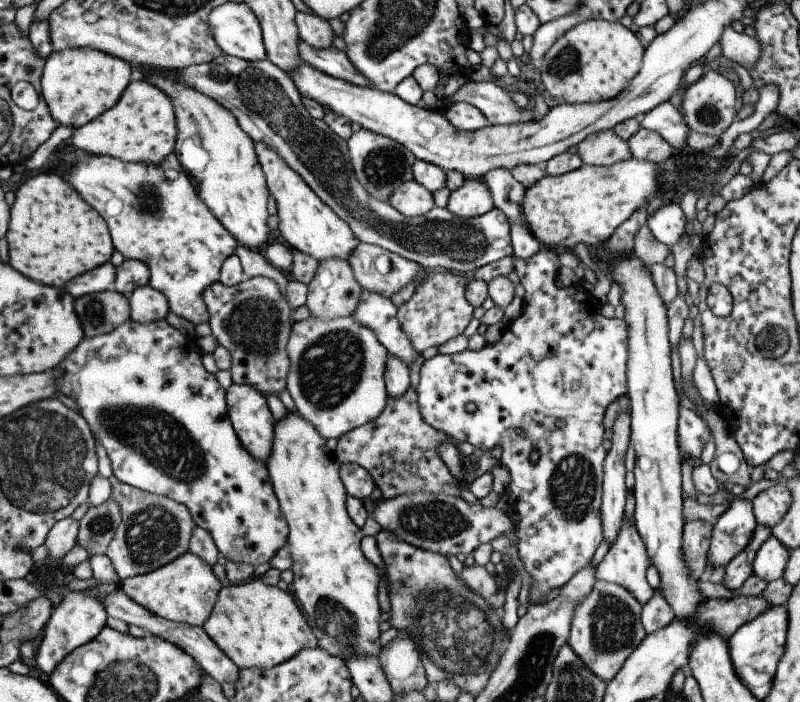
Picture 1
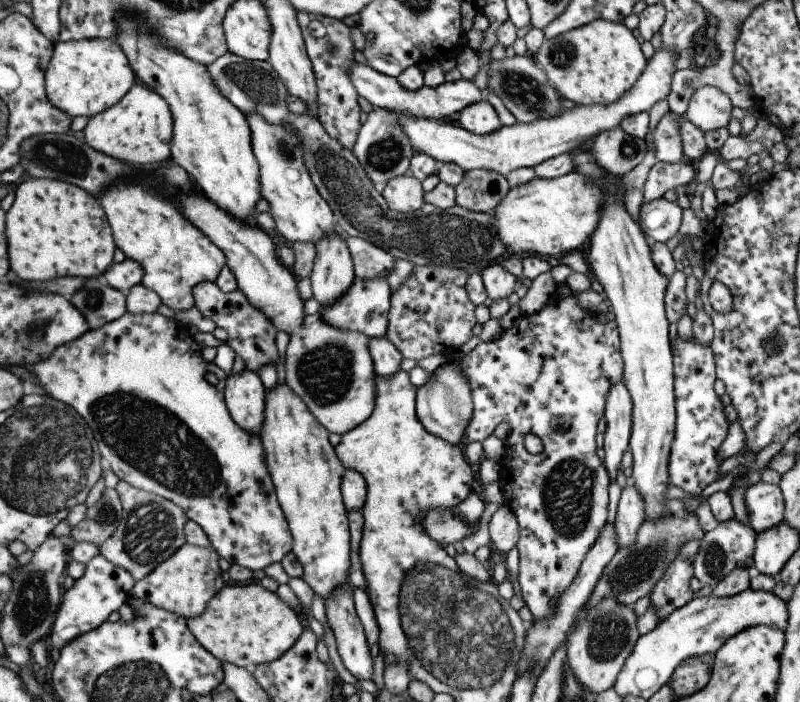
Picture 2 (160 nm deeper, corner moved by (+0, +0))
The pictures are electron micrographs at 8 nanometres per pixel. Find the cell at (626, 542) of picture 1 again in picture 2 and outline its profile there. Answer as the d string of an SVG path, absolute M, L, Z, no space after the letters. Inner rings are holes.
M628 480L620 490L620 497L616 506L614 517L614 531L618 548L630 545L635 538L636 528L644 521L644 502L639 491Z

